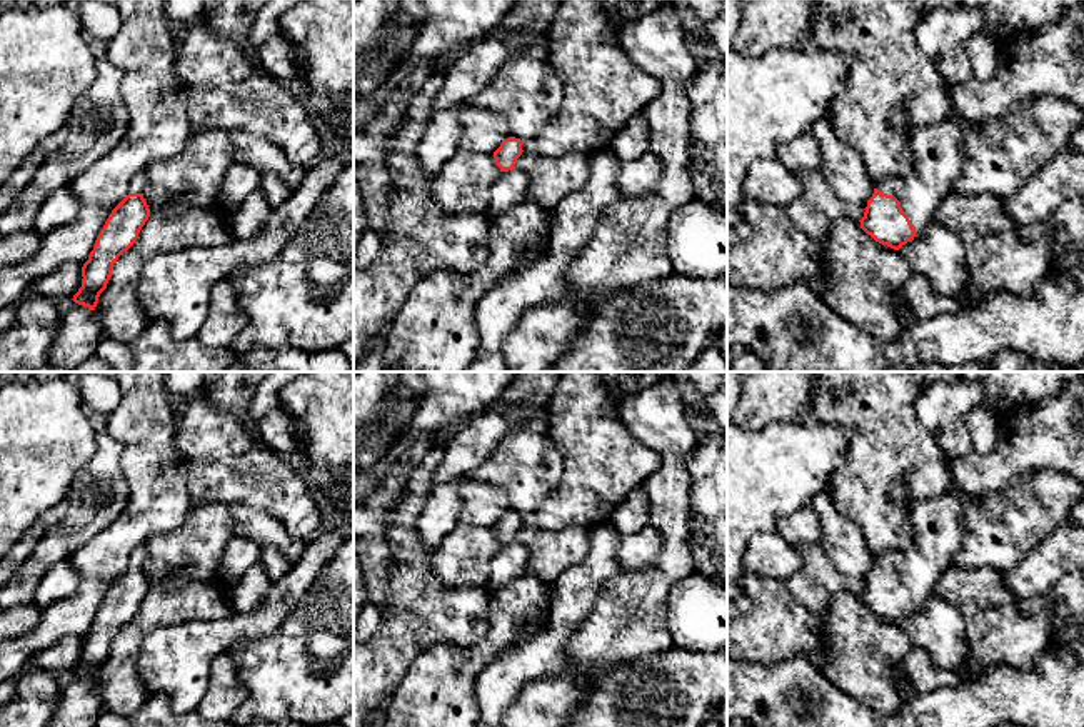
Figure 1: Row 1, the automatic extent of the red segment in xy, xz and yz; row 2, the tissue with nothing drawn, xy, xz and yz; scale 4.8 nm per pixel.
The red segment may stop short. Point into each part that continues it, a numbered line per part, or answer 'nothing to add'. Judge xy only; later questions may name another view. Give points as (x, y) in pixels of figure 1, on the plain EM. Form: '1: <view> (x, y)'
1: xy (139, 556)

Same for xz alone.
1: xz (511, 561)

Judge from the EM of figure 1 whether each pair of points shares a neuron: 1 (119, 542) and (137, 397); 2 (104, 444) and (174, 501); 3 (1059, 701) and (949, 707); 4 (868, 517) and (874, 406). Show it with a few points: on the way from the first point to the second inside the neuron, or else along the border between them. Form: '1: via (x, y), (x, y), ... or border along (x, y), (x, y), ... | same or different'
1: via (144, 506), (144, 434) | same
2: border along (105, 421), (120, 446), (129, 496) | different
3: via (1033, 701), (988, 701), (976, 707) | same
4: via (868, 489), (868, 474), (874, 462), (874, 434) | same

